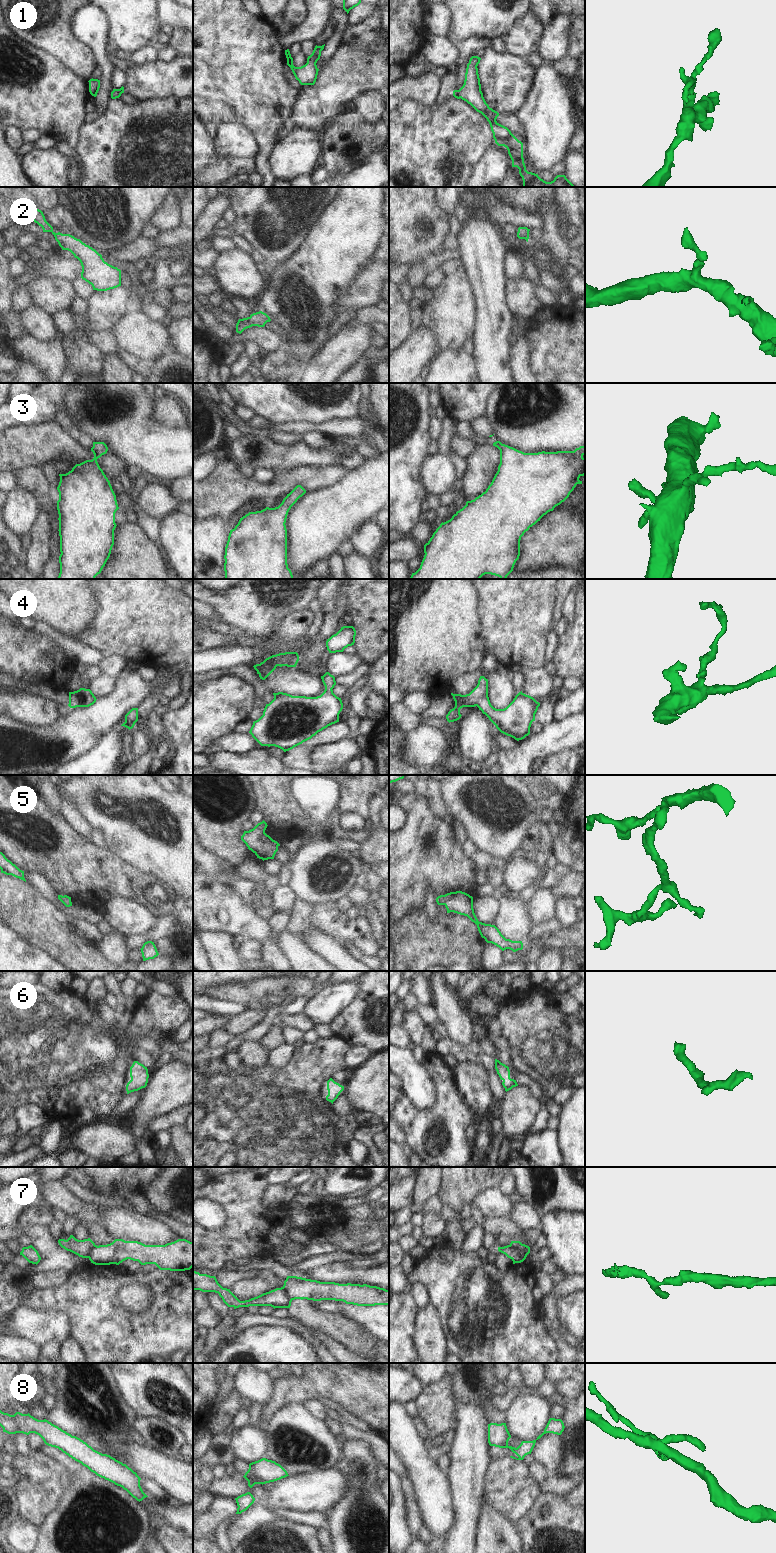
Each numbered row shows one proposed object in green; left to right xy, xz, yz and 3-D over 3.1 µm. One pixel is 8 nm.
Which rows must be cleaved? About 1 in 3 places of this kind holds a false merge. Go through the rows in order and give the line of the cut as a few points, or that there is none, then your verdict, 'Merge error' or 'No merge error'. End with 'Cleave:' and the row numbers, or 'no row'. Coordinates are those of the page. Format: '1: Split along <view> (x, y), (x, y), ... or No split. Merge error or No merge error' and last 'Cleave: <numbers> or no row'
1: No split. No merge error
2: No split. No merge error
3: No split. No merge error
4: No split. No merge error
5: No split. No merge error
6: No split. No merge error
7: Split along yz (509, 1245), (518, 1252), (523, 1260). Merge error
8: Split along xz (247, 1471), (250, 1479), (256, 1483). Merge error
Cleave: 7, 8.

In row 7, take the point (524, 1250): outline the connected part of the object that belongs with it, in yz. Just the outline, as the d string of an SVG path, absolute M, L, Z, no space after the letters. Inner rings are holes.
M511 1241L510 1246L519 1252L523 1261L526 1259L527 1255L530 1253L530 1247L525 1244L522 1244L520 1241Z

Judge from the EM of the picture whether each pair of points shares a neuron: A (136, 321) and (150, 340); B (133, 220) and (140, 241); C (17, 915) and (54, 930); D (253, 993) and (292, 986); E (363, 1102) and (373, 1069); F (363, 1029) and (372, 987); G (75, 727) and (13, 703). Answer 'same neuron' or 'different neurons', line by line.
A: same neuron
B: different neurons
C: same neuron
D: same neuron
E: same neuron
F: same neuron
G: different neurons

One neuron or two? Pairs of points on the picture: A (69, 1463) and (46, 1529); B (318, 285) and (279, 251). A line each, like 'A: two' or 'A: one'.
A: one
B: two

